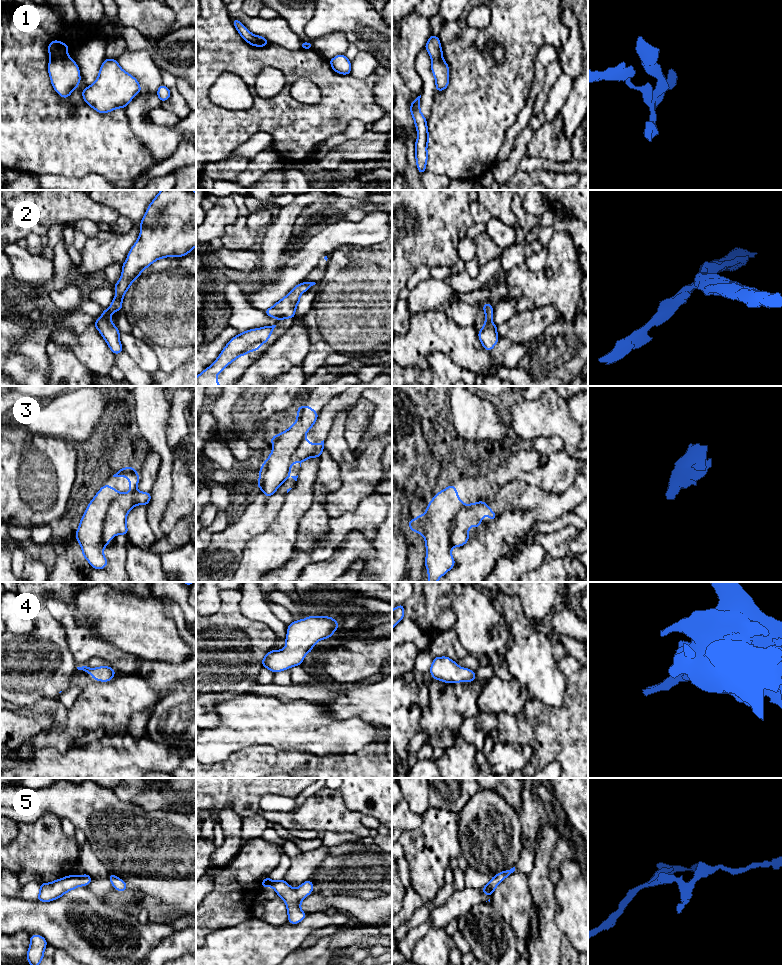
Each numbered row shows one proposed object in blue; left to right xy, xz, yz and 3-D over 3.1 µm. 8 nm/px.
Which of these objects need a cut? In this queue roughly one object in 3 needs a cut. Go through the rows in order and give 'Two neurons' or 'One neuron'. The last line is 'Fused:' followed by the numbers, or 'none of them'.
1: One neuron
2: One neuron
3: Two neurons
4: One neuron
5: One neuron
Fused: 3

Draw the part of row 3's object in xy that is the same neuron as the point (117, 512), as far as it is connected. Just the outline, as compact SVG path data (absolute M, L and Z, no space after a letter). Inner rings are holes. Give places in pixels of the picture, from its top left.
M134 490L130 493L119 494L111 503L104 519L102 532L103 543L108 546L110 541L114 542L117 535L128 535L126 524L128 512L136 505L148 505L151 500L150 492Z

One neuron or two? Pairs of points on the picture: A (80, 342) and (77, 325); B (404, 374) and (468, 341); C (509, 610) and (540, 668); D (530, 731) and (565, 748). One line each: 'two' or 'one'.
A: two
B: two
C: one
D: one

